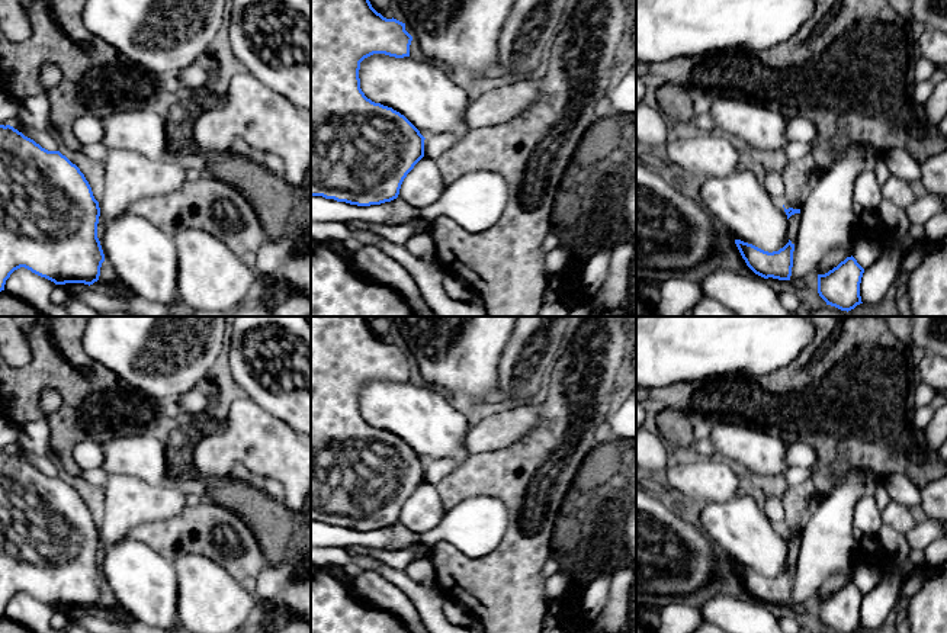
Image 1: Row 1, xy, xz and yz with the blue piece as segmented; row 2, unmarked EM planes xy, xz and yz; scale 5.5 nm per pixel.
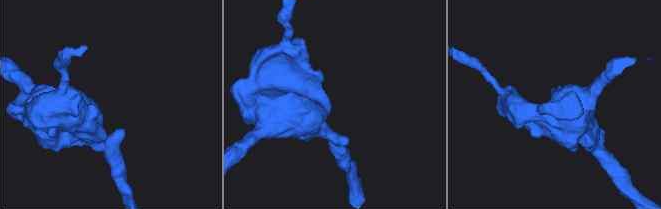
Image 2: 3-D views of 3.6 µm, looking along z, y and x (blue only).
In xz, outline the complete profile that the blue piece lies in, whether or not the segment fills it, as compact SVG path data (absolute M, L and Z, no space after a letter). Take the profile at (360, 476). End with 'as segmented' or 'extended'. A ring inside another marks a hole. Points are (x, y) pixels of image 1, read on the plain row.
M311 316L311 521L322 521L357 531L381 530L398 523L404 504L424 482L426 463L404 440L365 421L360 414L359 395L360 388L373 379L385 379L395 383L410 382L411 366L412 362L405 356L405 348L394 343L386 344L378 338L363 316Z; as segmented

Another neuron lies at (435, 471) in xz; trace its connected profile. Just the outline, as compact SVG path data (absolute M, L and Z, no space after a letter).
M440 459L424 465L424 482L436 485L453 473L465 459Z

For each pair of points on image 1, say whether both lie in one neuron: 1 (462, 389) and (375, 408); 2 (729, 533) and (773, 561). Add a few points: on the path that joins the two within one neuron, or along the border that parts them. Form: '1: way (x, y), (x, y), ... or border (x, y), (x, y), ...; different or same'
1: border (424, 384), (436, 388), (469, 413); different
2: way (740, 533), (744, 533), (763, 550); same

